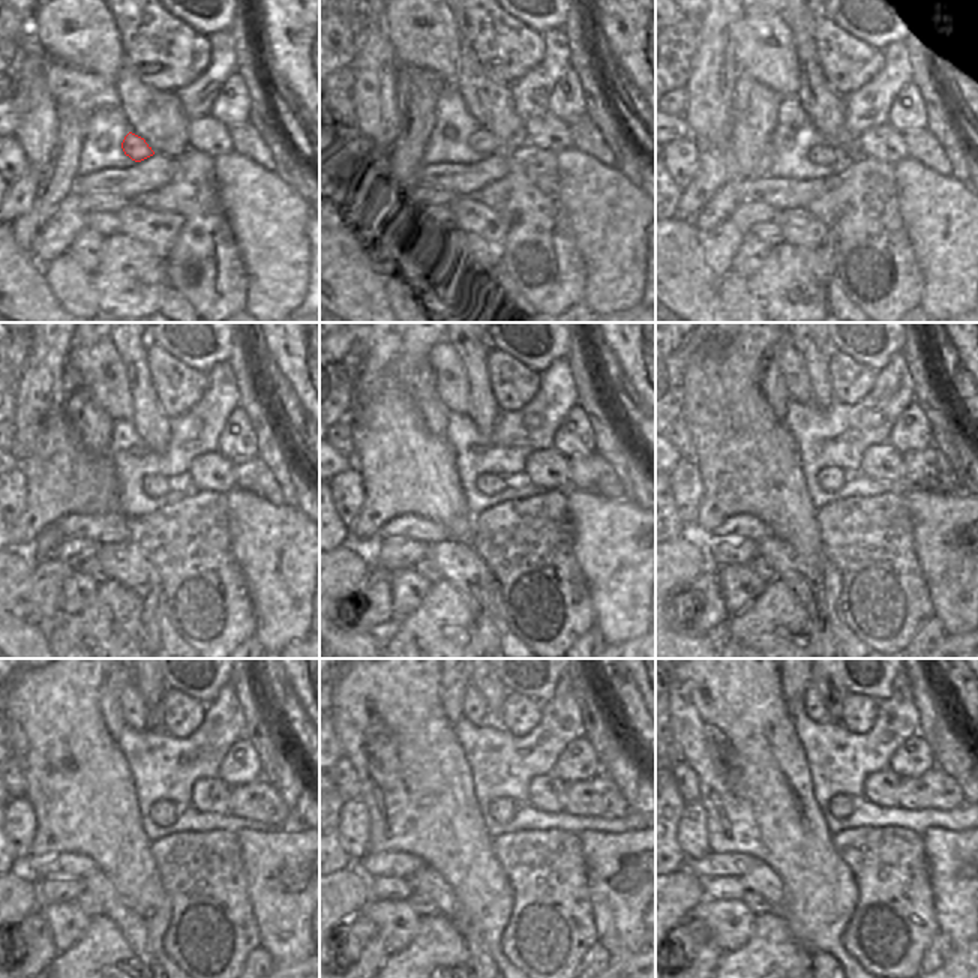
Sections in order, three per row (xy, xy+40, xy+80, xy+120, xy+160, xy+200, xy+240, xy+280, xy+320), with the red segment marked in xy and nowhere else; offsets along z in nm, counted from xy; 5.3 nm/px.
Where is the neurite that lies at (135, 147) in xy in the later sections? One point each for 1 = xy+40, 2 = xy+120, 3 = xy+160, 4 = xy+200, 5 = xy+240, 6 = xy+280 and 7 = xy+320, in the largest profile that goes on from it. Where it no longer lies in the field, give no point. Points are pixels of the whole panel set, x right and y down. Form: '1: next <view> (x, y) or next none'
1: next xy+40 (483, 143)
2: next xy+120 (155, 486)
3: next xy+160 (488, 483)
4: next xy+200 (831, 479)
5: next xy+240 (164, 813)
6: next xy+280 (503, 810)
7: next xy+320 (840, 806)

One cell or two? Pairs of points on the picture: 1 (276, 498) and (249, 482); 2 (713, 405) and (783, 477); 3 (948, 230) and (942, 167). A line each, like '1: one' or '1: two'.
1: one
2: one
3: two

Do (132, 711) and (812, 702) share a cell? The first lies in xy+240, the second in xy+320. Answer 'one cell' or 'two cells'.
one cell

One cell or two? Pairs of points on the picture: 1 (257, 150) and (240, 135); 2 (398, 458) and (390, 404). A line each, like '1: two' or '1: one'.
1: one
2: one

